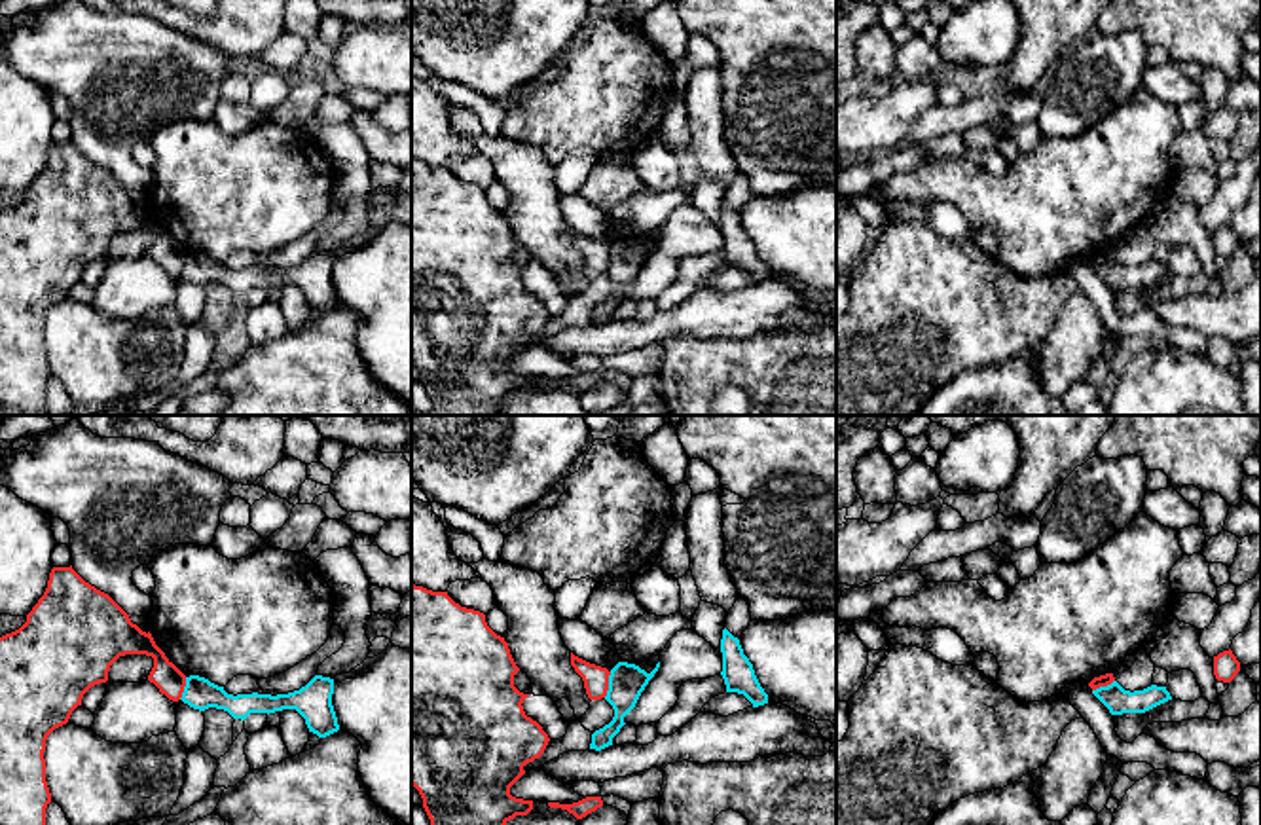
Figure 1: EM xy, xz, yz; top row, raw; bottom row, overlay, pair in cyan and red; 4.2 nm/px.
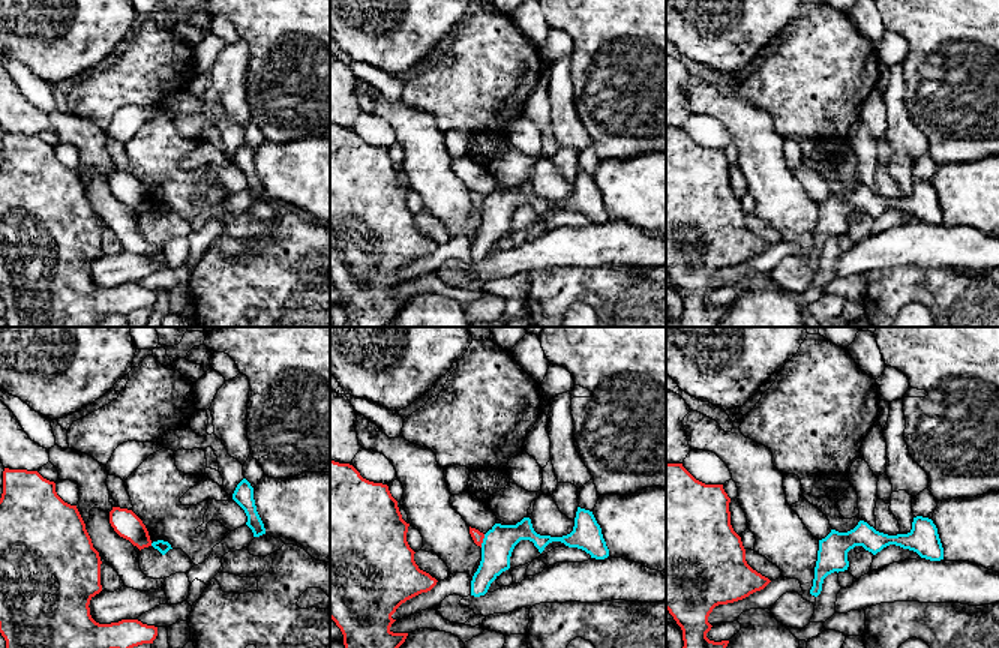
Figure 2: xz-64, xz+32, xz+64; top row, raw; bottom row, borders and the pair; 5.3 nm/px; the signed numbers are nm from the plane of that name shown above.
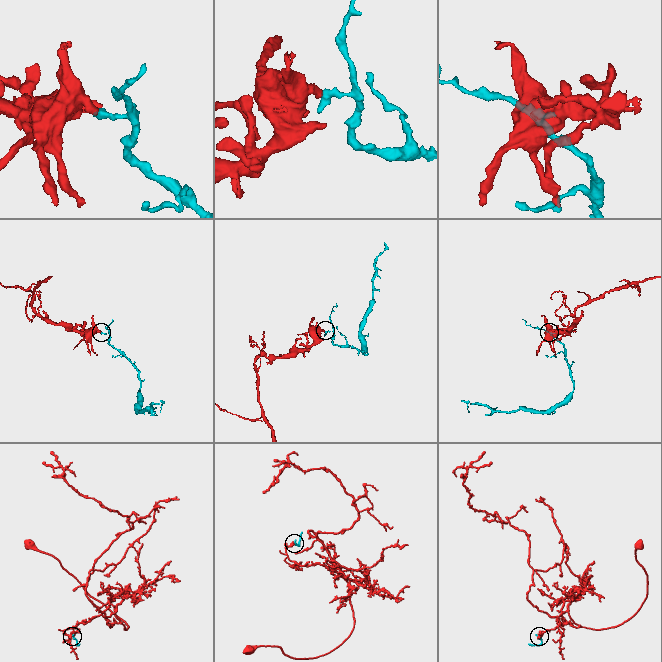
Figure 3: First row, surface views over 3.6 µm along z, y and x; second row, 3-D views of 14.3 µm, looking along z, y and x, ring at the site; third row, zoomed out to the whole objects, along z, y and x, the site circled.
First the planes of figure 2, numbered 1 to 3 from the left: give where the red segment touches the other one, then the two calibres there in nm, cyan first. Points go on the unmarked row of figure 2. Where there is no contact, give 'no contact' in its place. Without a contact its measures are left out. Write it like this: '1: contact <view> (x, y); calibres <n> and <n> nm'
1: no contact
2: contact xz+32 (483, 204); calibres 170 and 60 nm
3: no contact

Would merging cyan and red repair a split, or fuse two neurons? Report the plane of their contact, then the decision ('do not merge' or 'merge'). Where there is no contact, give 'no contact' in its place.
meets cyan in xz; do not merge

